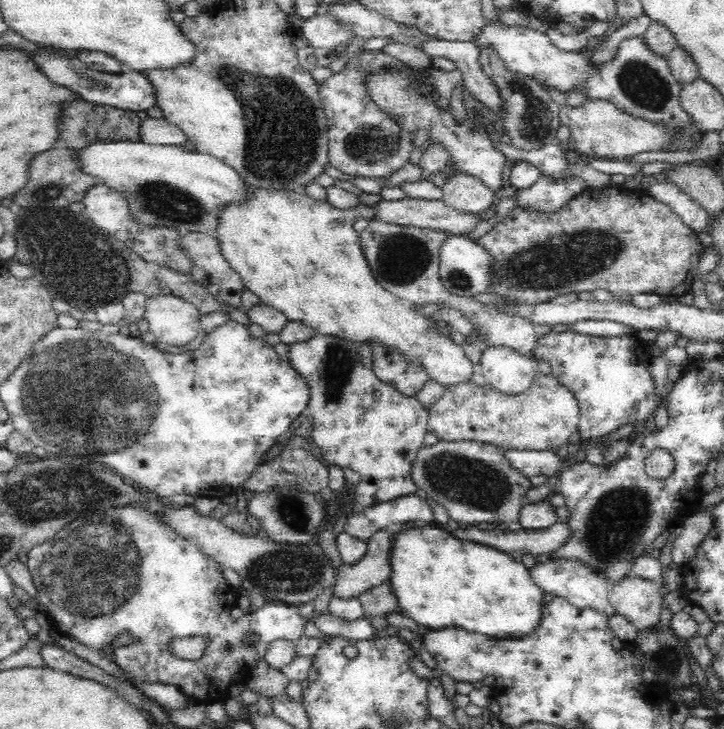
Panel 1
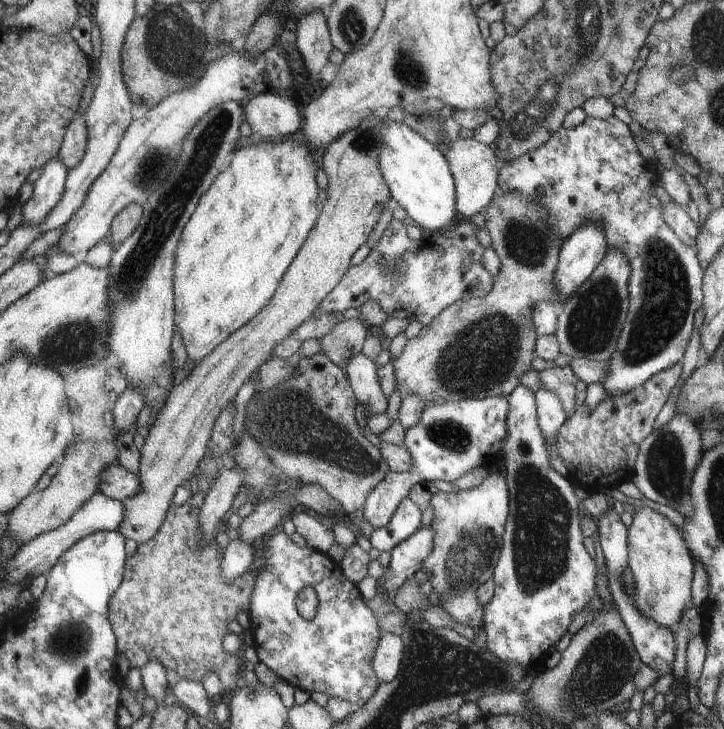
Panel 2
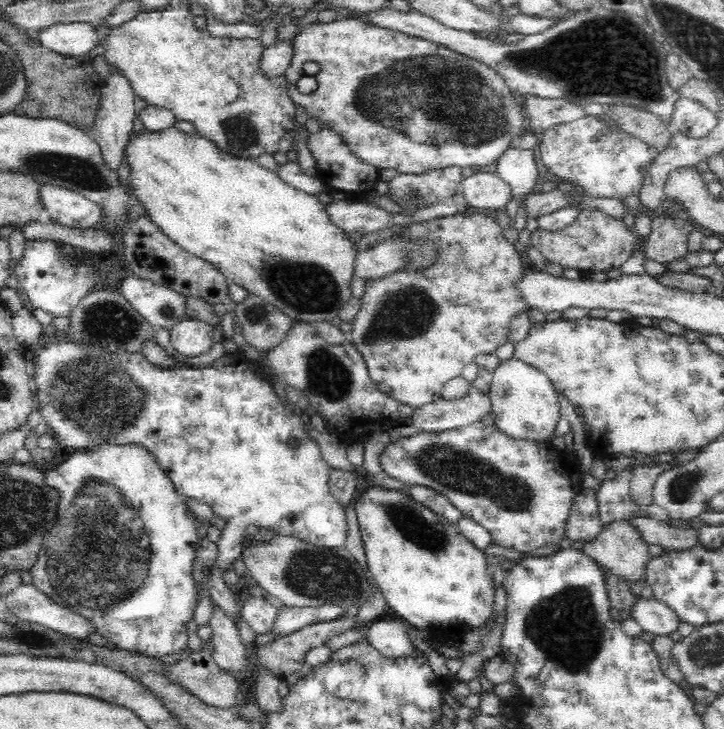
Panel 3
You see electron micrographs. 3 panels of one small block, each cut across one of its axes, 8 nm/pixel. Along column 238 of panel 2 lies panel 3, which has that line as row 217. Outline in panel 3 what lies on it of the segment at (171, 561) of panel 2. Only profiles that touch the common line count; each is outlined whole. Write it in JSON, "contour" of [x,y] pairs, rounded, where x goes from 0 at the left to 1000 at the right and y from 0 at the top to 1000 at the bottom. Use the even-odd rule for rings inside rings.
{"contour":[[[823,285],[809,288],[798,296],[798,305],[790,305],[787,310],[760,318],[751,313],[743,313],[732,321],[732,335],[760,359],[760,362],[771,362],[779,370],[801,370],[807,376],[815,373],[840,373],[856,365],[878,346],[887,343],[890,357],[906,357],[909,362],[917,365],[931,365],[934,359],[948,357],[950,346],[950,324],[953,318],[959,318],[956,302],[948,299],[945,294],[939,296],[928,296],[925,291],[920,291],[917,296],[906,296],[901,302],[901,316],[898,321],[884,329],[881,318],[870,310],[862,307],[862,302],[845,299],[840,294],[826,291]]]}

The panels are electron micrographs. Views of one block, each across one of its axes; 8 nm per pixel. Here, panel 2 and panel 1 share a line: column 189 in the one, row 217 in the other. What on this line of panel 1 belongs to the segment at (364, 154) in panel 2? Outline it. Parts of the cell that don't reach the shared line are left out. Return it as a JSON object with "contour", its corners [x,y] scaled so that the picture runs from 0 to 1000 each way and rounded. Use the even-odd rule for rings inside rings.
{"contour":[[[558,272],[558,274],[528,274],[519,283],[519,302],[530,305],[530,307],[544,307],[544,310],[558,310],[558,313],[577,313],[577,316],[599,316],[608,321],[619,321],[619,324],[641,324],[657,316],[657,307],[666,305],[666,294],[663,296],[652,296],[652,294],[635,294],[630,285],[622,285],[613,274],[569,274],[569,272]]]}

